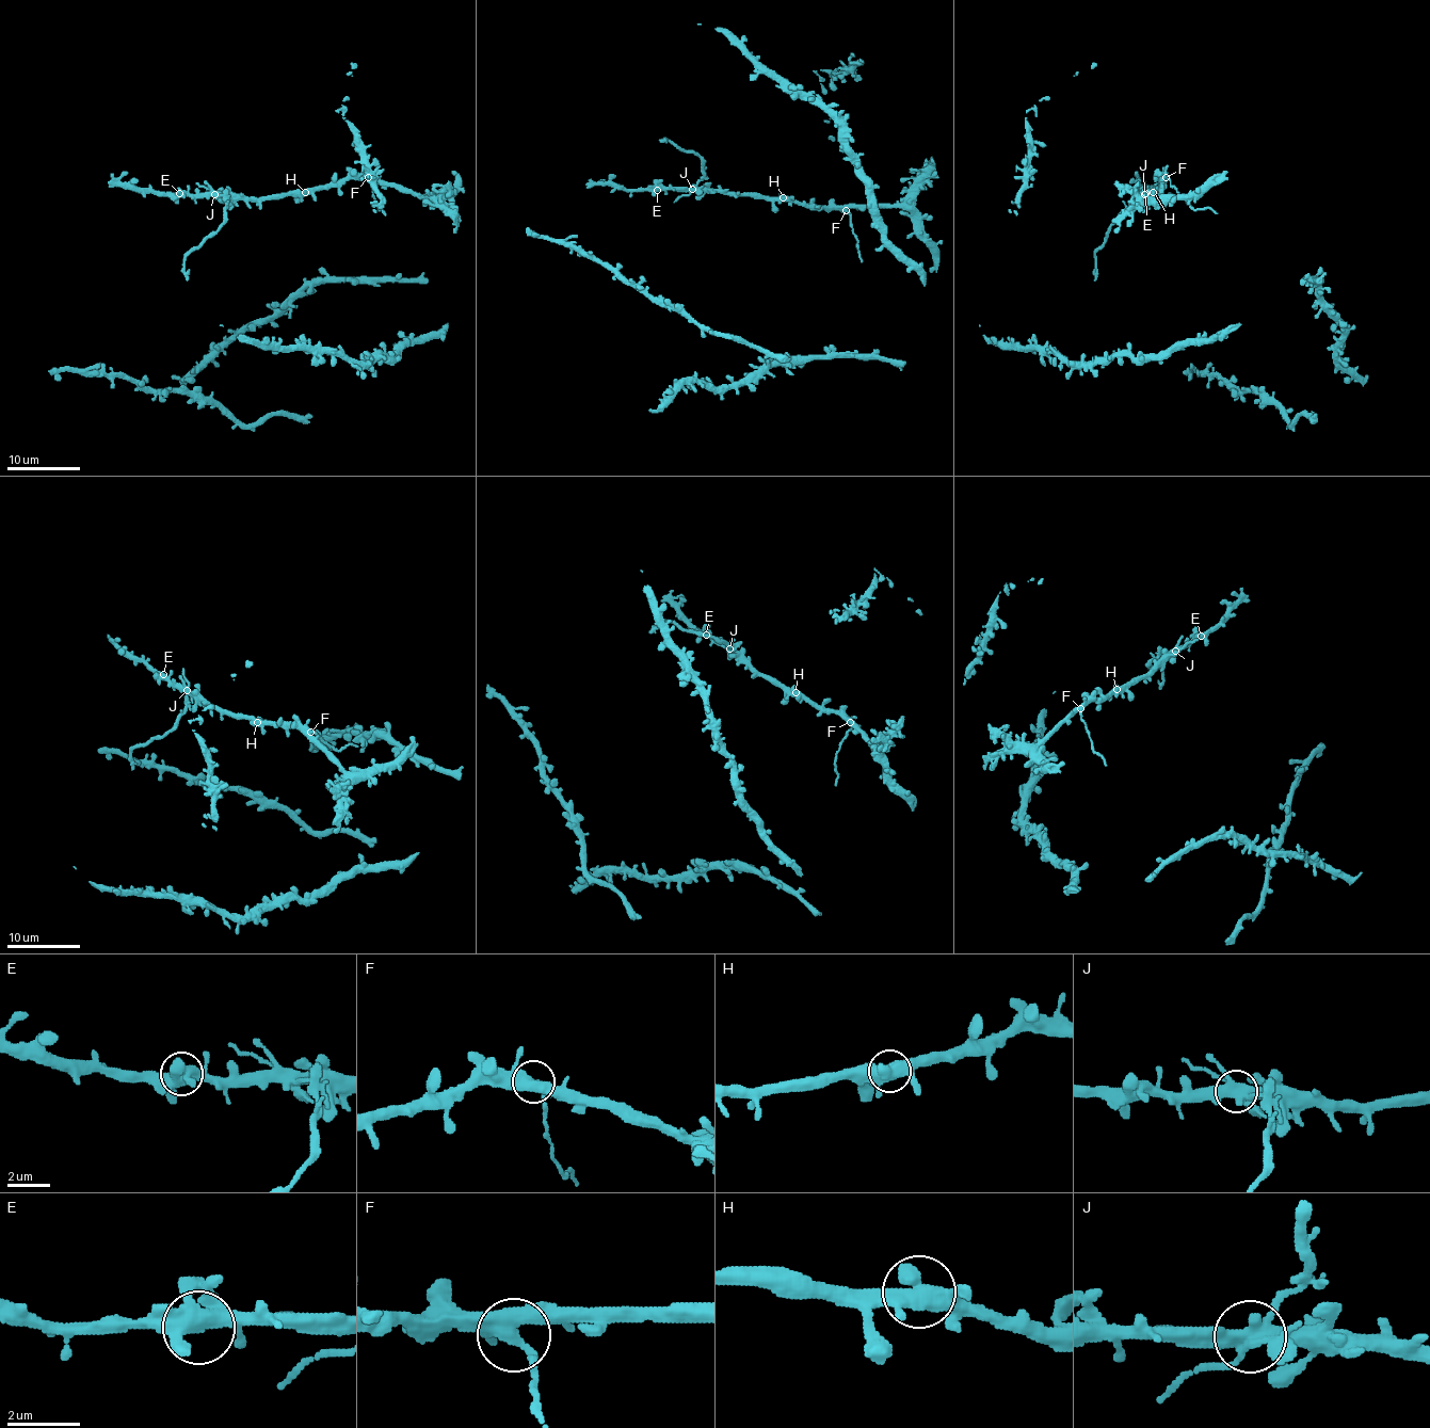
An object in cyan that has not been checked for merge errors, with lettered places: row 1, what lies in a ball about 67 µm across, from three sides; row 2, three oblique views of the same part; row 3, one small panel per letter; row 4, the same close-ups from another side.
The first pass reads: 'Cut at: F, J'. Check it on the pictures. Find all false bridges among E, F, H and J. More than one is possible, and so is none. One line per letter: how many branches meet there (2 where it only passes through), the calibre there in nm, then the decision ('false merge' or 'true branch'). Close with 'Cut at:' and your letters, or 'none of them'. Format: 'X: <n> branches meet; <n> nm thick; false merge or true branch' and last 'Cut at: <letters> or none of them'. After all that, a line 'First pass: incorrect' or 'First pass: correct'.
E: 5 branches meet; 480 nm thick; true branch
F: 4 branches meet; 420 nm thick; false merge
H: 4 branches meet; 500 nm thick; true branch
J: 6 branches meet; 480 nm thick; false merge
Cut at: F, J
First pass: correct

